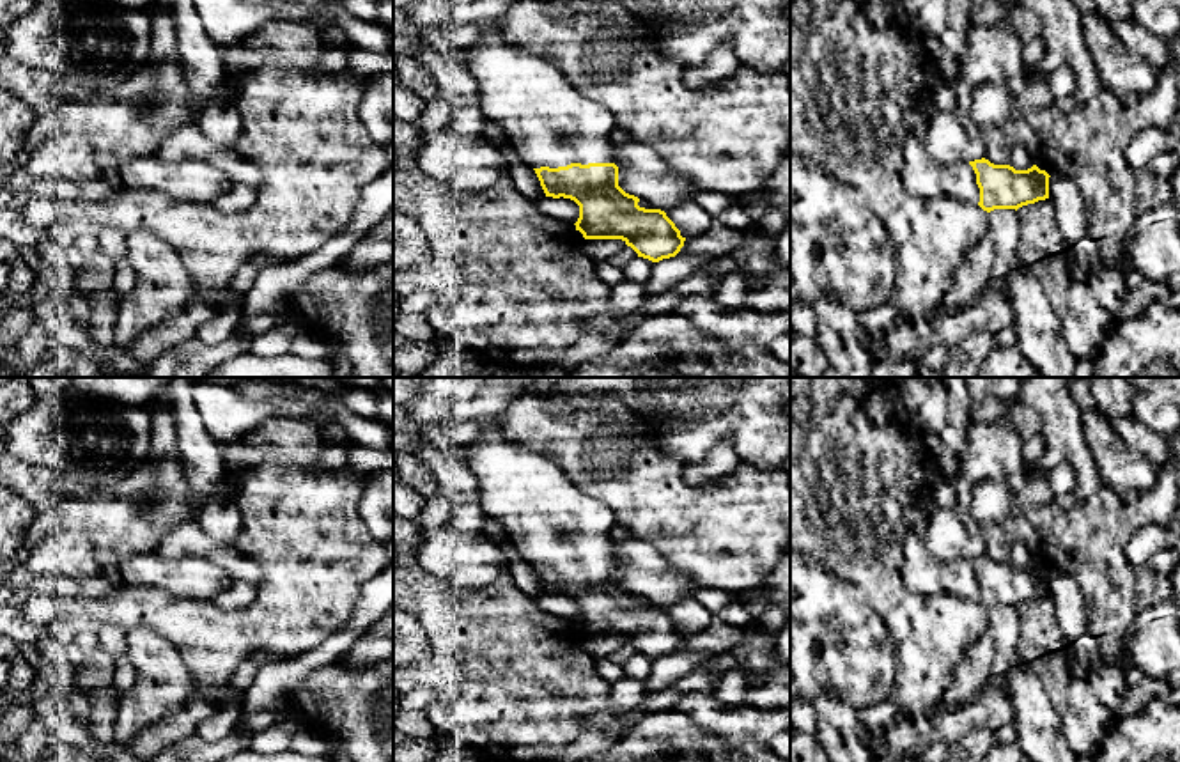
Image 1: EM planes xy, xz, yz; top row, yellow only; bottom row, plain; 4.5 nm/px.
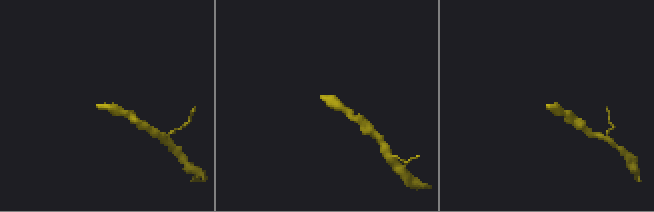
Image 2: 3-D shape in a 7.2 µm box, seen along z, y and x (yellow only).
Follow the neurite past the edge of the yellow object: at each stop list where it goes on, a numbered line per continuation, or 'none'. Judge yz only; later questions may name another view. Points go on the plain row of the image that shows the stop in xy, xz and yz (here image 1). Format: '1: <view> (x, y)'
1: yz (922, 573)

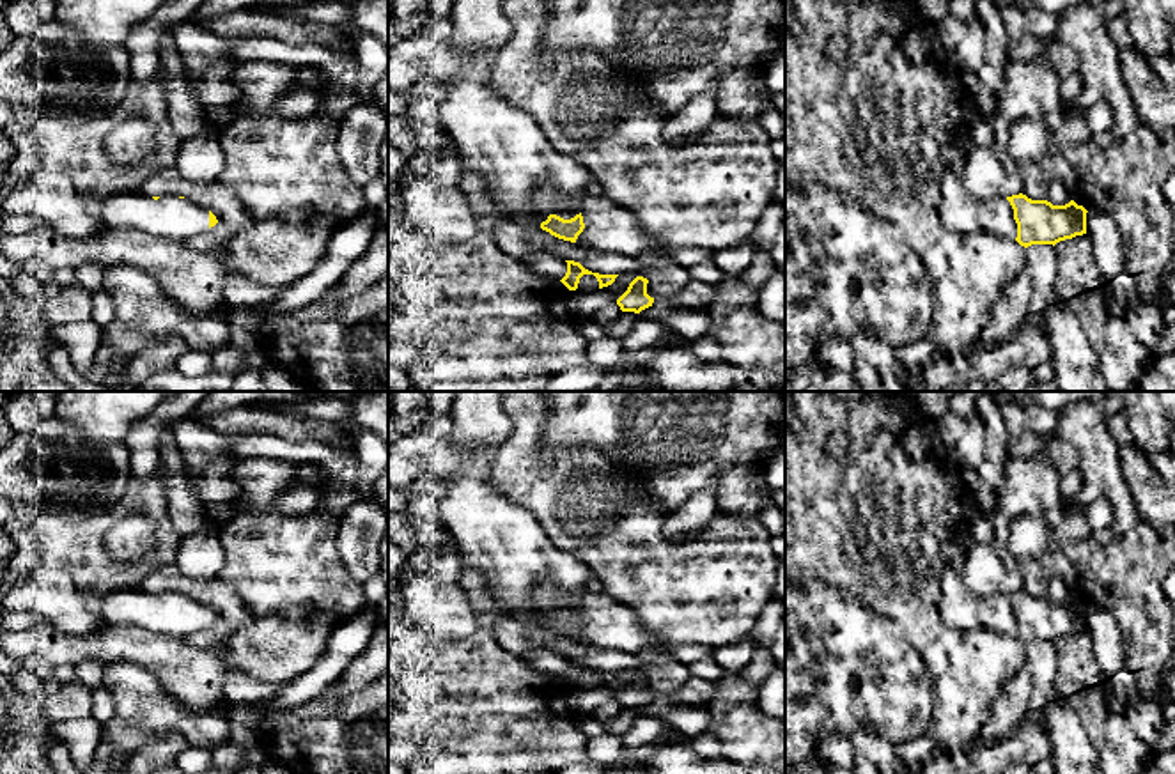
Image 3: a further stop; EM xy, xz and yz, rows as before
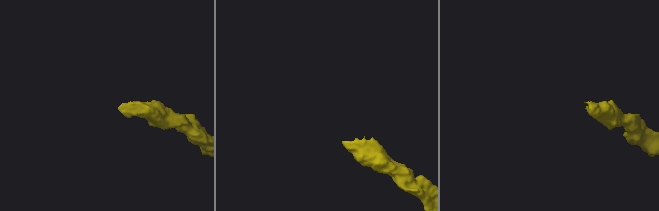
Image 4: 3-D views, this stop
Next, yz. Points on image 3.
1: yz (959, 608)

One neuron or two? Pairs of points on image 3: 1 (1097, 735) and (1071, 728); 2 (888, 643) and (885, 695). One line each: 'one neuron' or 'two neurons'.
1: two neurons
2: one neuron

